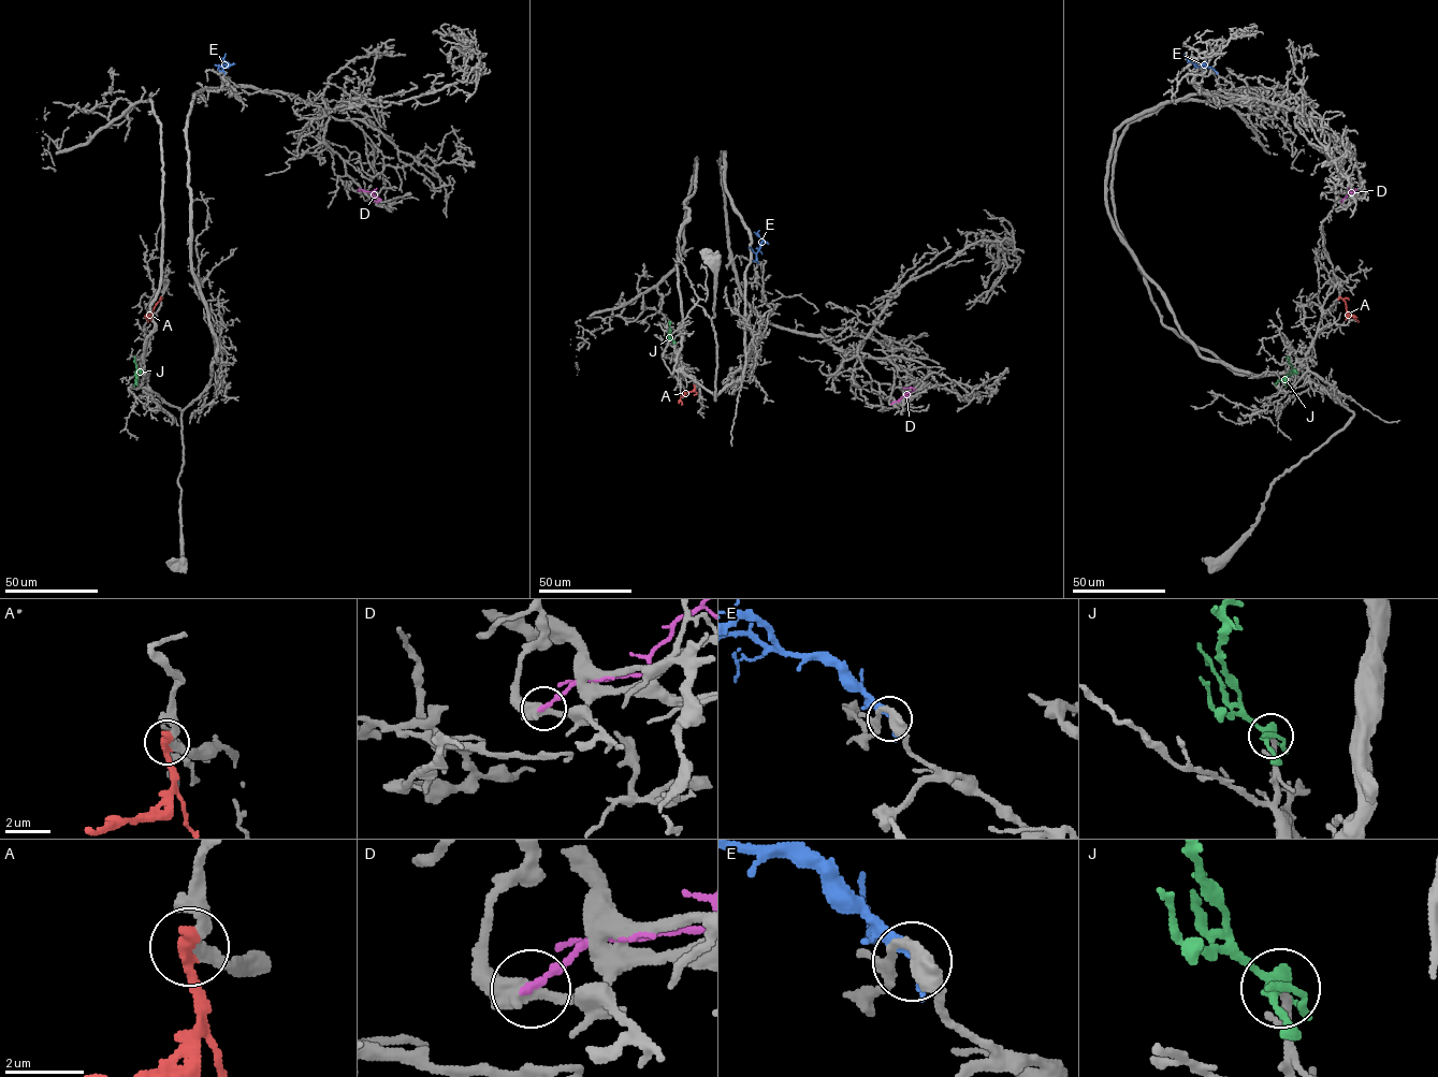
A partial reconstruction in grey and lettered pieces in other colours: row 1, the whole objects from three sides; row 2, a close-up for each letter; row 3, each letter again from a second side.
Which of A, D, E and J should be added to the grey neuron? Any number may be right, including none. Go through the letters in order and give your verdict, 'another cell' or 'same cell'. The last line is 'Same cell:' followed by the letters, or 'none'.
A: another cell
D: another cell
E: another cell
J: same cell
Same cell: J

